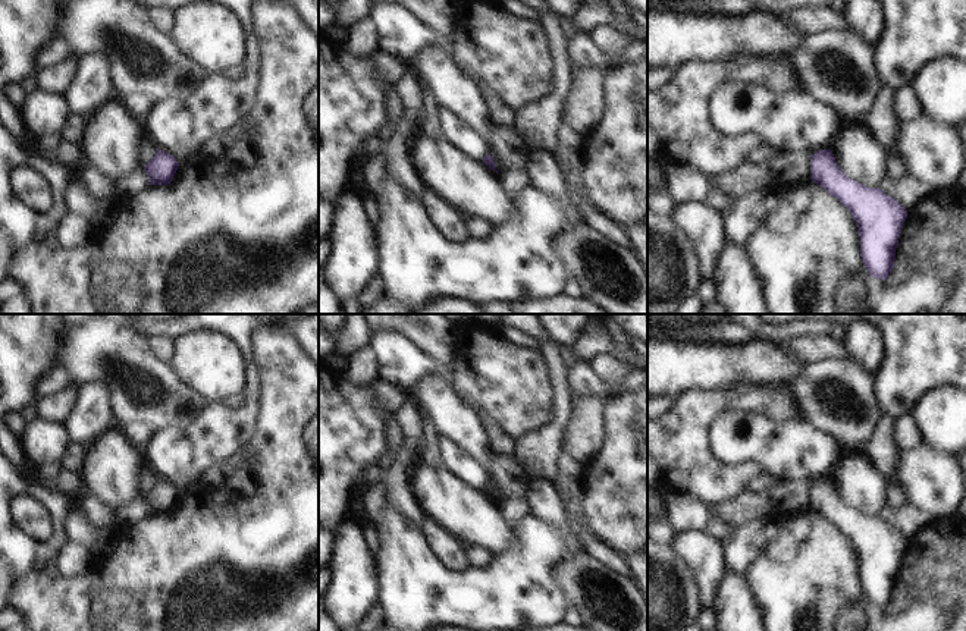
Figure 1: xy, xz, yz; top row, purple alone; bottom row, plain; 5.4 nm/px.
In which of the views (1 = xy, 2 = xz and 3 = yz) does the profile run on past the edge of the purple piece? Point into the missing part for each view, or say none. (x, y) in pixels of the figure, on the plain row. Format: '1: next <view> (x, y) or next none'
1: next none
2: next none
3: next none

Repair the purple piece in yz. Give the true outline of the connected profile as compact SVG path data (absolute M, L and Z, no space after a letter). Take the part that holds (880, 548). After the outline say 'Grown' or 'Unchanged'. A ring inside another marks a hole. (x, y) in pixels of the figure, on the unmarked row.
M821 477L810 484L810 508L851 541L863 594L871 605L887 609L907 539L879 517L868 517L847 506L831 478Z. Unchanged

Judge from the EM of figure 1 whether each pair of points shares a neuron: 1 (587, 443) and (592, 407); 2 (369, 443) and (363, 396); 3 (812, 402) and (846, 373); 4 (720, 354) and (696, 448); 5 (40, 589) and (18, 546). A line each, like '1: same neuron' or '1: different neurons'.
1: same neuron
2: same neuron
3: same neuron
4: different neurons
5: different neurons

